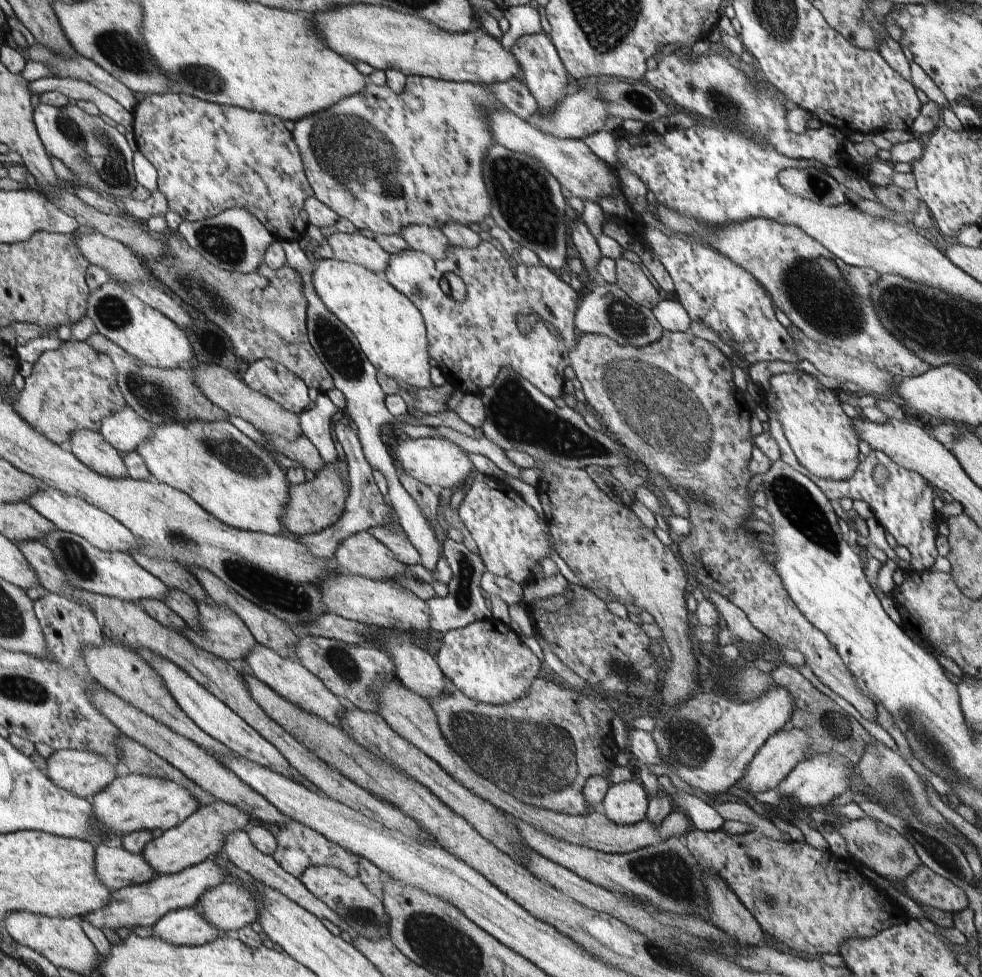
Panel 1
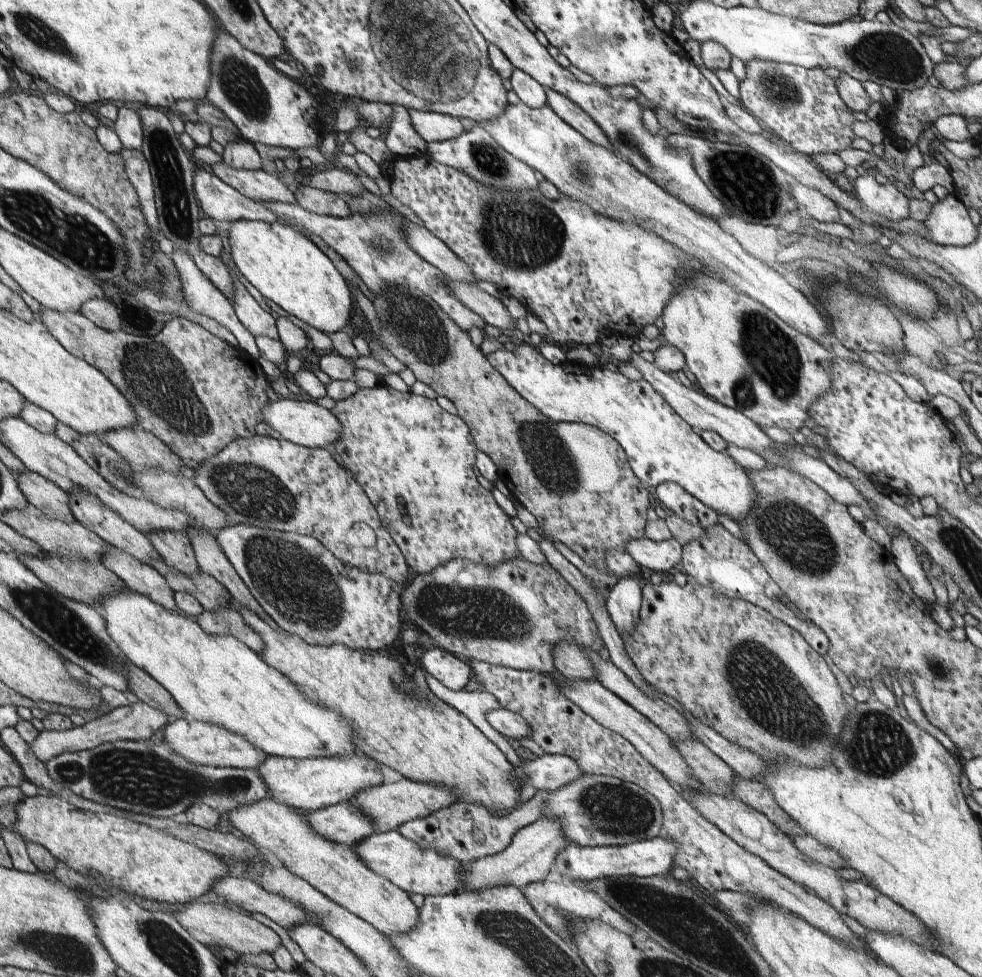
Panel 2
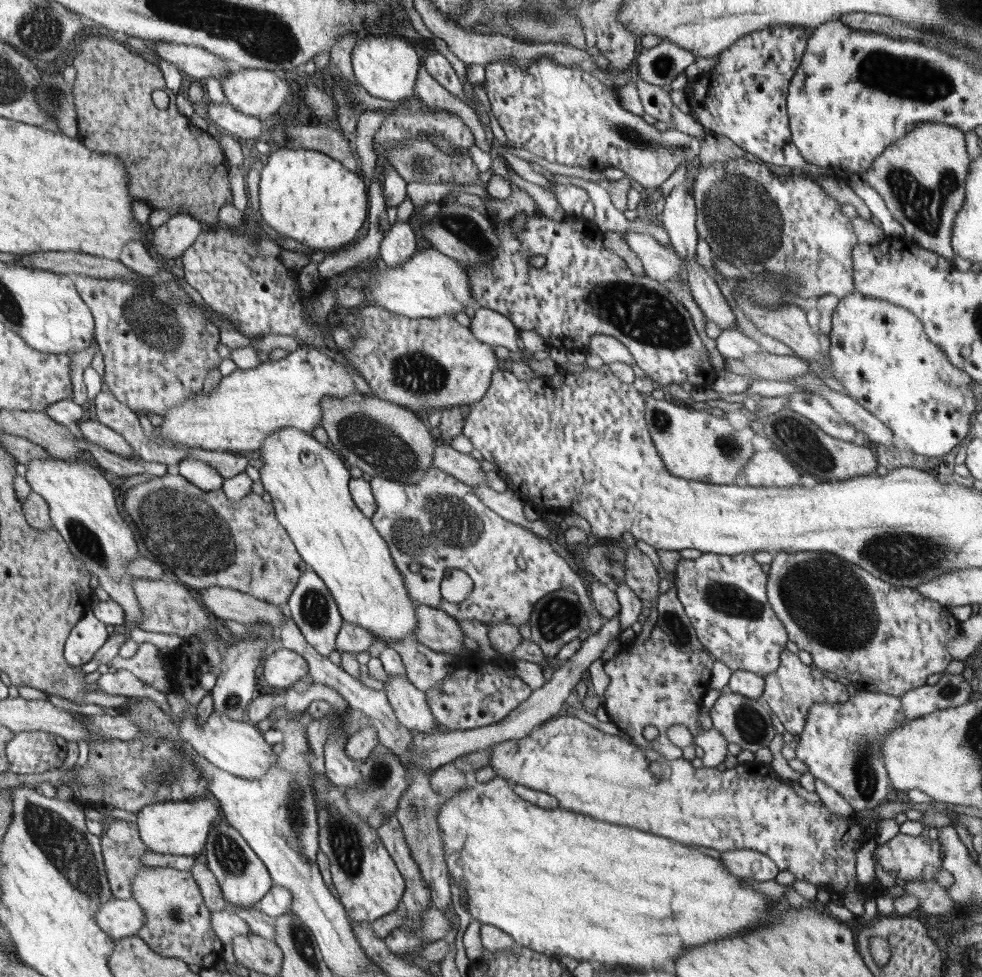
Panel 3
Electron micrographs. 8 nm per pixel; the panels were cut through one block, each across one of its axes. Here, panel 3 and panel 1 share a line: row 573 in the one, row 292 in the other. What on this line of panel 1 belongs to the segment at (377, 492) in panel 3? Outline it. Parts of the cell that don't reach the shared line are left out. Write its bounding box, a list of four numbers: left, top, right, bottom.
[381,242,577,398]

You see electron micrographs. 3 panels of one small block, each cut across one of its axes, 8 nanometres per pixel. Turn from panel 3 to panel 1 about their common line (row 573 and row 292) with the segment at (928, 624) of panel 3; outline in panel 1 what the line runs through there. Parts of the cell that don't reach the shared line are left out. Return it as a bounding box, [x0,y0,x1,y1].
[653,206,931,378]

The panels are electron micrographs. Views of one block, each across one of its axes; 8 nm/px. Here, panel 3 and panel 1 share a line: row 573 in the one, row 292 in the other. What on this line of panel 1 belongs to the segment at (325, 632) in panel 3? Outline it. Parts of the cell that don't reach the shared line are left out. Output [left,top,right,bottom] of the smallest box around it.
[279,242,441,572]

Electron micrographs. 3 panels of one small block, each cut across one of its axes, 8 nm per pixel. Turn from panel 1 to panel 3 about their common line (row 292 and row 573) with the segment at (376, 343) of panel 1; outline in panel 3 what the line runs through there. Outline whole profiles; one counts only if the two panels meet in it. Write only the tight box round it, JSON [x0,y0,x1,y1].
[257,428,419,646]

